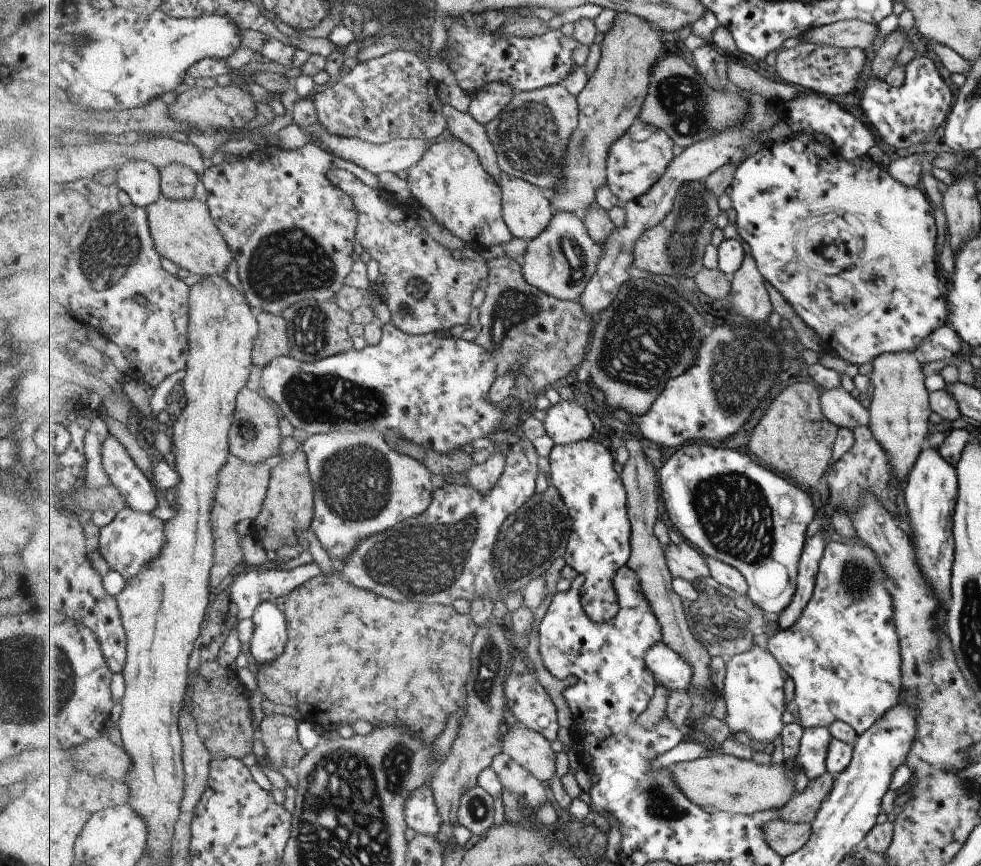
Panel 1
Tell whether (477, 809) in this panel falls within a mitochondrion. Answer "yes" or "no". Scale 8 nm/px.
yes

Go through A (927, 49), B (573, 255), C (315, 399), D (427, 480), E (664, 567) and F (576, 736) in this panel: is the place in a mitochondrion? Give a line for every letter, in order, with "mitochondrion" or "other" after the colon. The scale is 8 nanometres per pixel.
A: other
B: mitochondrion
C: mitochondrion
D: other
E: other
F: other

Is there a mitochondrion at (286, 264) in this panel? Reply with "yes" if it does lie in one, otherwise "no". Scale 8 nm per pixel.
yes

